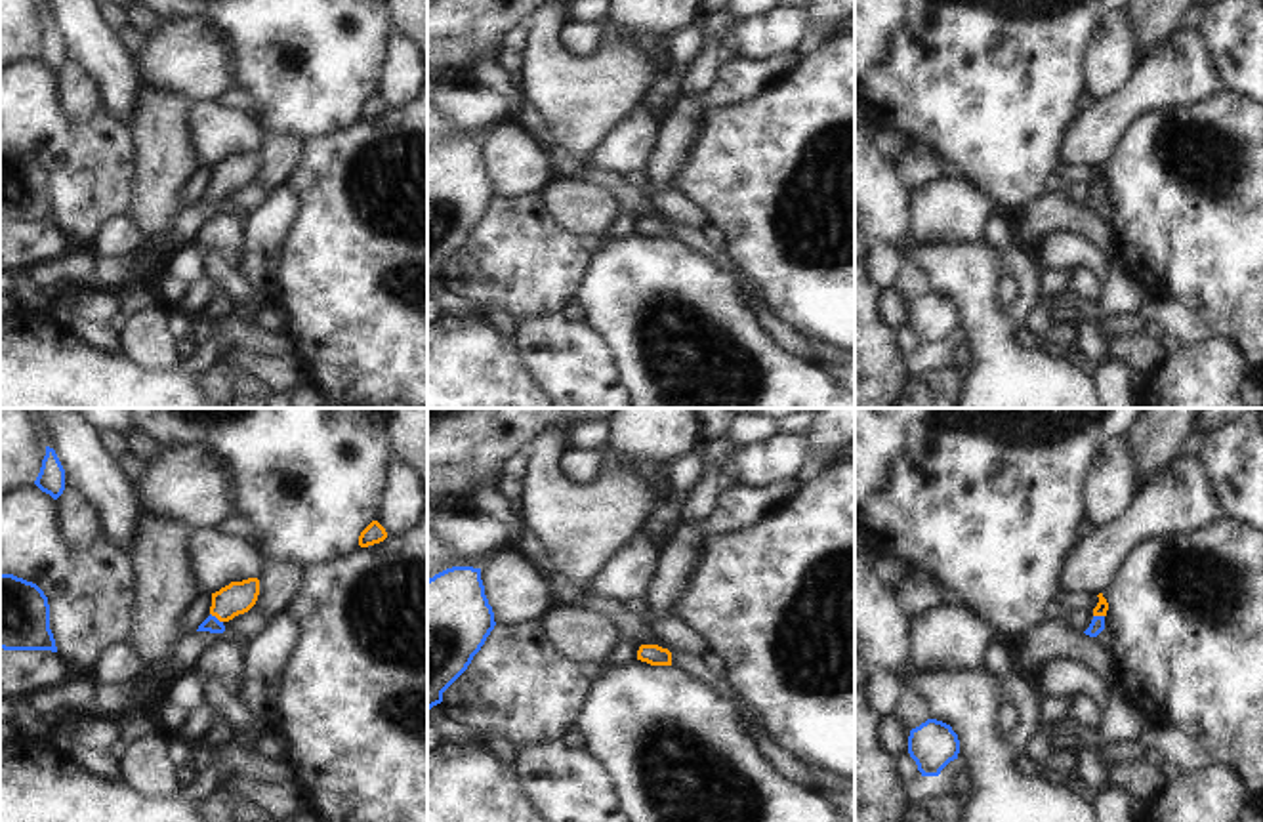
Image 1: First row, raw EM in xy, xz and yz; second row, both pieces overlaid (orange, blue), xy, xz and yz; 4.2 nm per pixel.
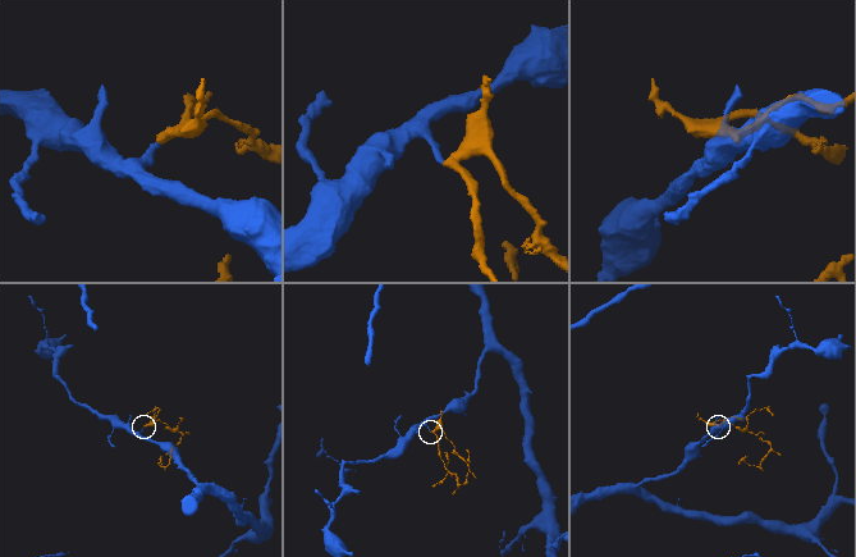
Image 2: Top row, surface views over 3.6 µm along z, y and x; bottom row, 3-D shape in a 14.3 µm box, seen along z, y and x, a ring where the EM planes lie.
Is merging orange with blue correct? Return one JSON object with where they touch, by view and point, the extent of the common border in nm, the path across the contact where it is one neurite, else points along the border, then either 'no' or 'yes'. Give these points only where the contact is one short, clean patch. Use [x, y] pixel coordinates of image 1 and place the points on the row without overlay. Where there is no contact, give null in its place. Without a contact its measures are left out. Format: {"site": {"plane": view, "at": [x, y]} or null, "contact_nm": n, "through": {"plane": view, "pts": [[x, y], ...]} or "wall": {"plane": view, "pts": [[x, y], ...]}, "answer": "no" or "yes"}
{"site": {"plane": "xy", "at": [216, 189]}, "contact_nm": 70, "through": {"plane": "xy", "pts": [[237, 170], [216, 189], [212, 197]]}, "answer": "yes"}

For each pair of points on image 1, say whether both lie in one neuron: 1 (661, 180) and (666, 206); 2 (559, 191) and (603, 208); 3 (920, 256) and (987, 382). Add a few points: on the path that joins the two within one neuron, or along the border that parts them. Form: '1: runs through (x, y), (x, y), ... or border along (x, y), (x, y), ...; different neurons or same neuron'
1: border along (641, 174), (651, 187), (672, 189); different neurons
2: runs through (571, 203), (592, 208); same neuron
3: runs through (952, 281), (981, 313), (987, 327), (987, 349); same neuron

